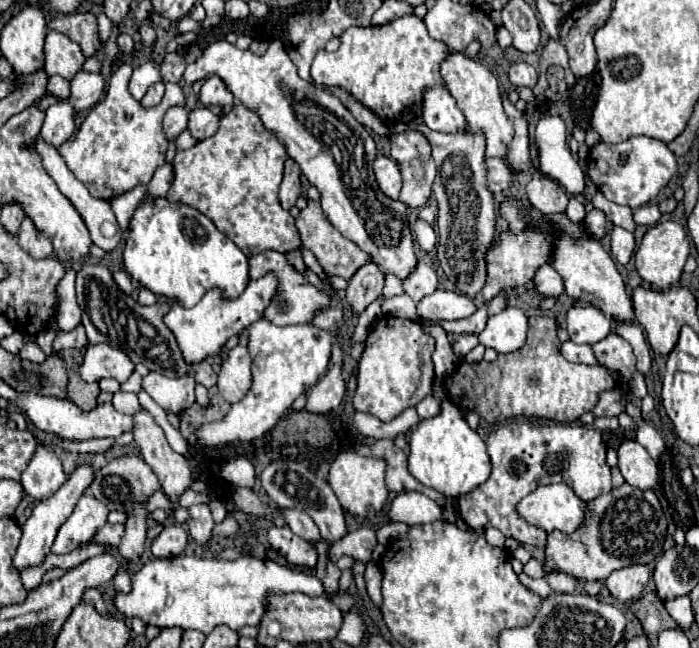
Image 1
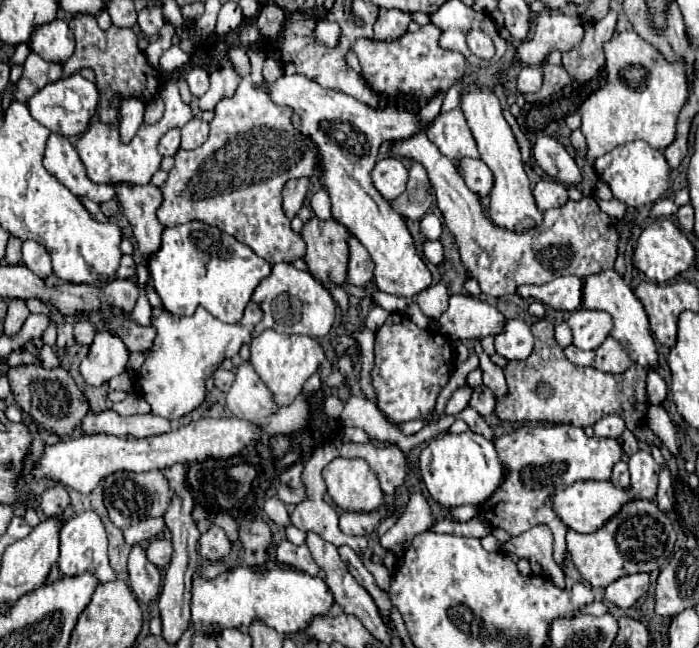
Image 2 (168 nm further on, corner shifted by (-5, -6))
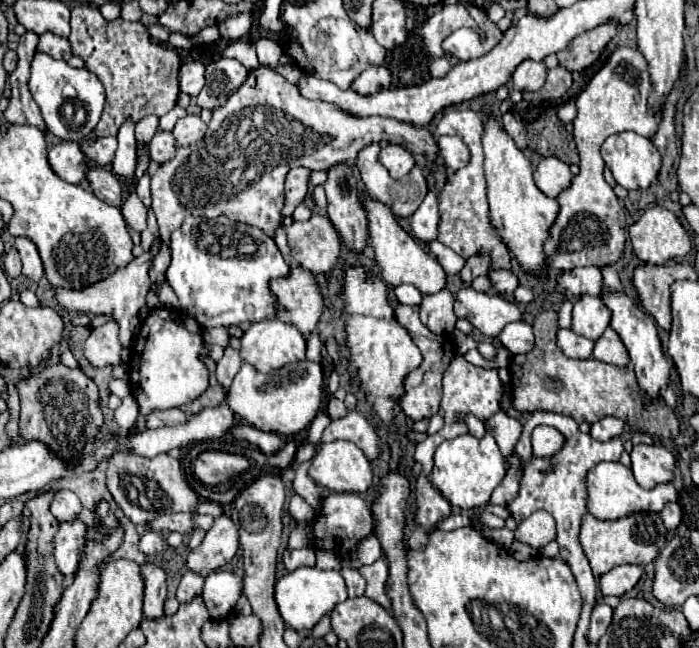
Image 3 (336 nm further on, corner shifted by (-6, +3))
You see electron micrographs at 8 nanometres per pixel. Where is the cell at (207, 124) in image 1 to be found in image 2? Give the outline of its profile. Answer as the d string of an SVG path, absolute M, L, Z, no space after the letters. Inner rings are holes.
M193 118L181 128L181 148L183 150L199 148L205 142L205 138L209 138L209 124L199 118Z

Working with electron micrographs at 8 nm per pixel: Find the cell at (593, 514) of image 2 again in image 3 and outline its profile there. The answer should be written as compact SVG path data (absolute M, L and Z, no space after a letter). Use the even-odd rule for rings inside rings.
M598 463L590 473L588 473L588 511L596 519L622 519L628 517L630 513L660 513L666 503L676 501L676 489L672 483L664 483L654 487L654 489L642 489L632 471L624 467L622 463Z

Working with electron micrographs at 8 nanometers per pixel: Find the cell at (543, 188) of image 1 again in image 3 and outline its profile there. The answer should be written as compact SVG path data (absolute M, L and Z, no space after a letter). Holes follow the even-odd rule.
M554 155L542 157L542 161L534 171L534 183L544 195L558 197L564 189L570 187L572 171L564 161L560 161Z

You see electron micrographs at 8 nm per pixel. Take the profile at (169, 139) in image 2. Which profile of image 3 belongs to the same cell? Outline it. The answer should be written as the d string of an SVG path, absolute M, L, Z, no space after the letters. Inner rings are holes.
M156 133L154 139L150 141L150 159L156 161L158 165L170 161L176 153L176 147L174 147L174 137L172 133Z

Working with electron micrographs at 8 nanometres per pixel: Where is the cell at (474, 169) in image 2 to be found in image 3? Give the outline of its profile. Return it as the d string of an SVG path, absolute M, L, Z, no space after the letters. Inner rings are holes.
M436 137L436 145L450 171L462 169L470 161L470 151L460 137Z

